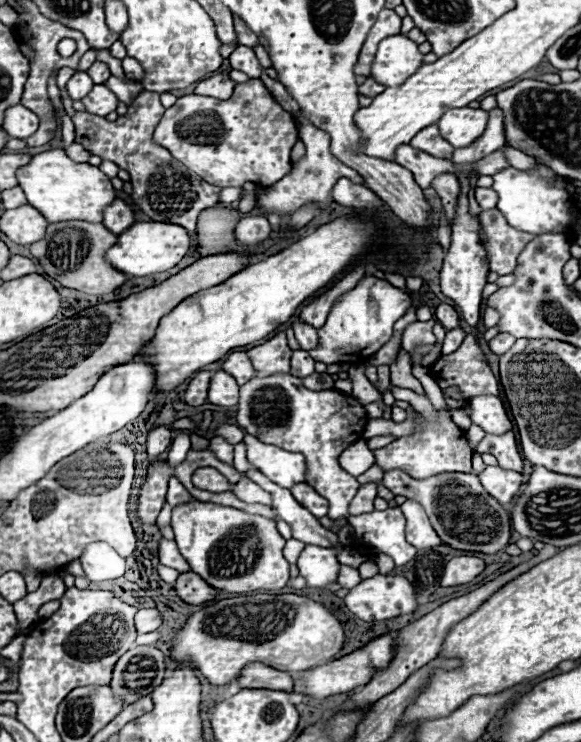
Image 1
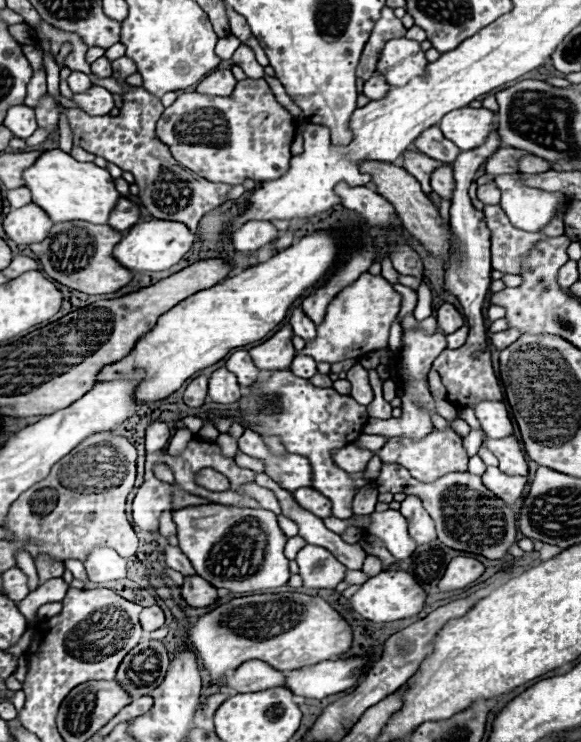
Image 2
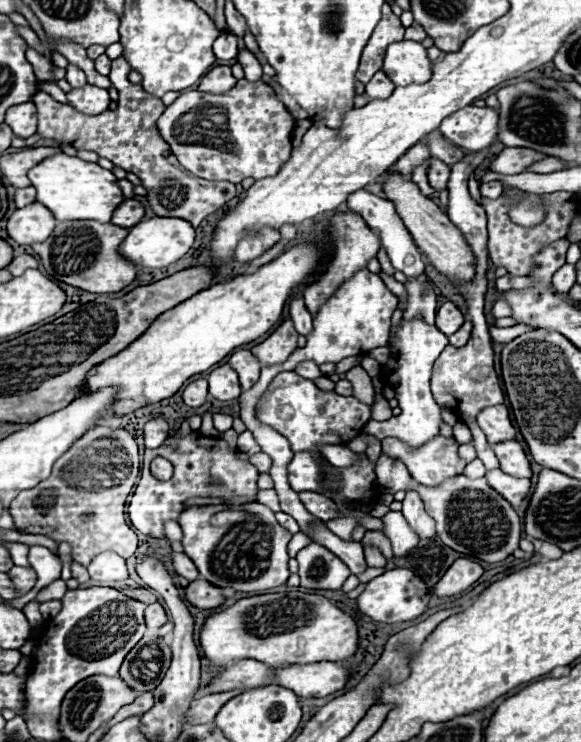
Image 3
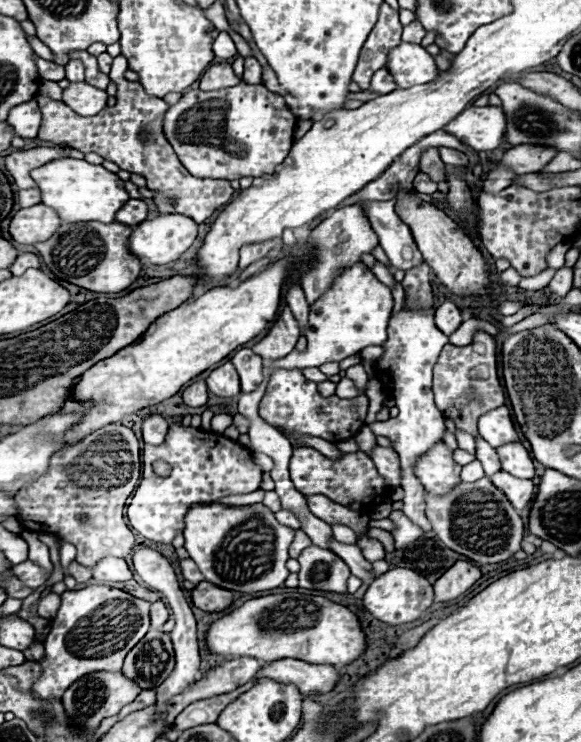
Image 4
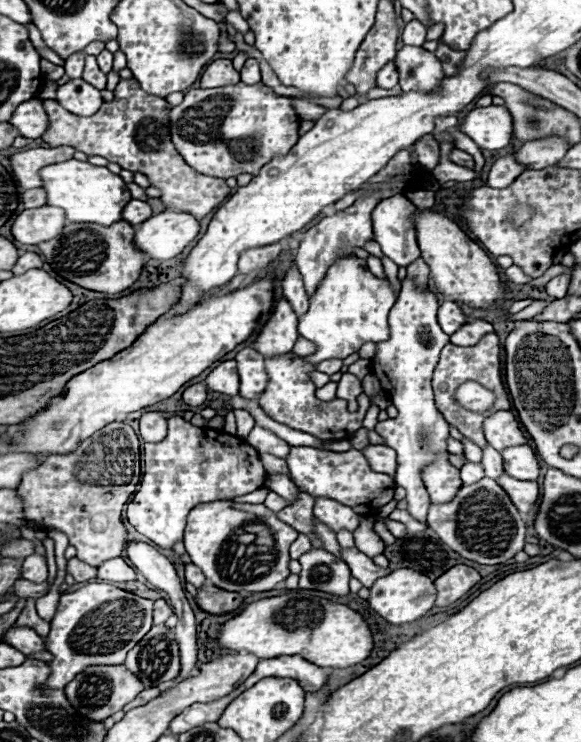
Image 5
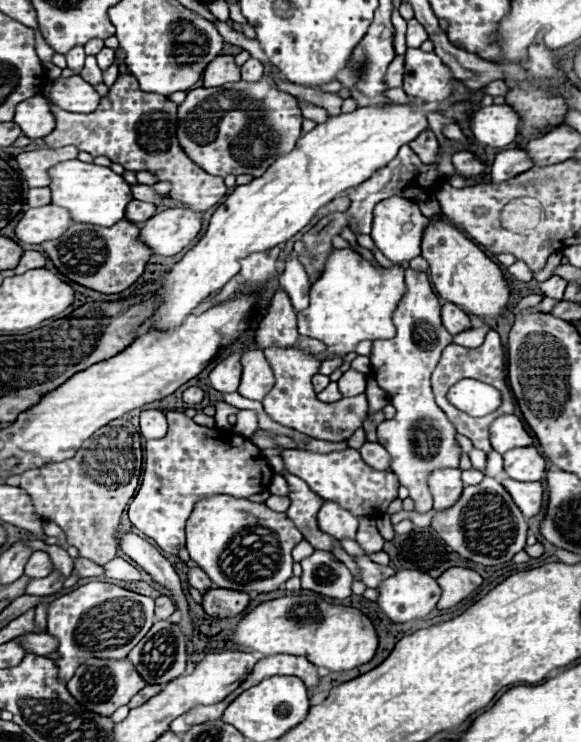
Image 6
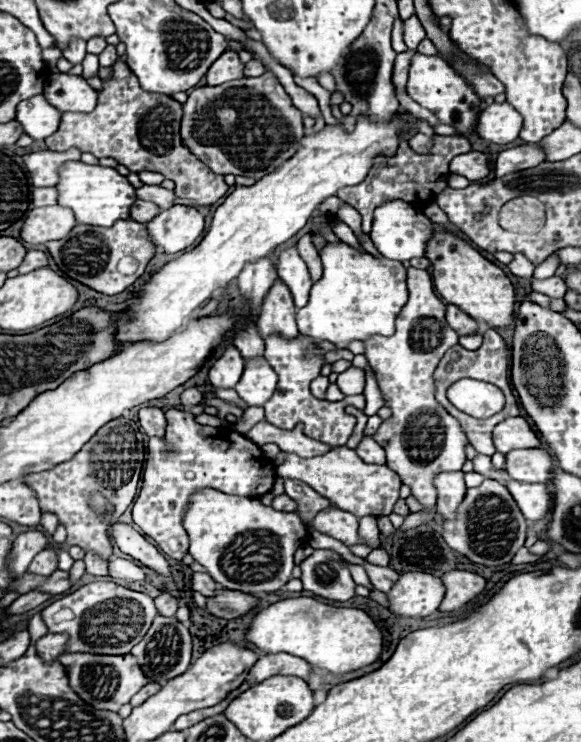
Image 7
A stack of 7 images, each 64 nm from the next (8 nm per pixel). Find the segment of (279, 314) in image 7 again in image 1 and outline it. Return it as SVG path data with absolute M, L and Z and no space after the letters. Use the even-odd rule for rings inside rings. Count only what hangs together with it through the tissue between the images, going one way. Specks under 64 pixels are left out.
M280 332L278 336L274 336L272 340L252 348L246 352L256 368L256 372L260 372L262 376L272 376L278 372L290 372L290 356L292 350L286 344L286 334Z

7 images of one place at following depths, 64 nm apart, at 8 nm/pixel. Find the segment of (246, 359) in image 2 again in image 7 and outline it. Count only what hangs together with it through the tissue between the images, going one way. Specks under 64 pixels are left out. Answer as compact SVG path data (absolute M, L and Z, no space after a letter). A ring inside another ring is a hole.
M264 358L246 360L244 374L236 384L236 392L250 406L264 406L264 402L272 396L276 388L276 380L278 380L276 372Z

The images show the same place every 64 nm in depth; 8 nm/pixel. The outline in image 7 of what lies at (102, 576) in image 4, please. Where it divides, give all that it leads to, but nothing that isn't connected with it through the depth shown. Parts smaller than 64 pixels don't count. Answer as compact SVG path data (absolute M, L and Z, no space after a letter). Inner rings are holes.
M114 558L108 562L108 572L112 578L120 578L120 580L146 580L146 568L140 568L128 560L122 558Z

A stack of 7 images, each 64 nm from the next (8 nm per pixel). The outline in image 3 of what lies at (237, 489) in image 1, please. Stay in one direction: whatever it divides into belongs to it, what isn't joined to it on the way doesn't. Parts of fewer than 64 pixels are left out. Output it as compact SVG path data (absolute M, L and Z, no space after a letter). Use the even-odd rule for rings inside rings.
M258 490L256 492L256 502L272 508L274 512L280 512L280 502L278 502L276 490Z

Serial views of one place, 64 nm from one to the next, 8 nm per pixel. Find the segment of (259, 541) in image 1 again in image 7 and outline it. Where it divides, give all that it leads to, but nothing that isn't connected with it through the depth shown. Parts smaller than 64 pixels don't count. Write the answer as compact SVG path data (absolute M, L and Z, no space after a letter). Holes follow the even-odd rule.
M218 490L192 494L184 528L190 536L188 552L206 568L214 582L246 594L280 590L292 578L296 548L308 540L306 528L294 512L278 512L256 498L222 494Z

